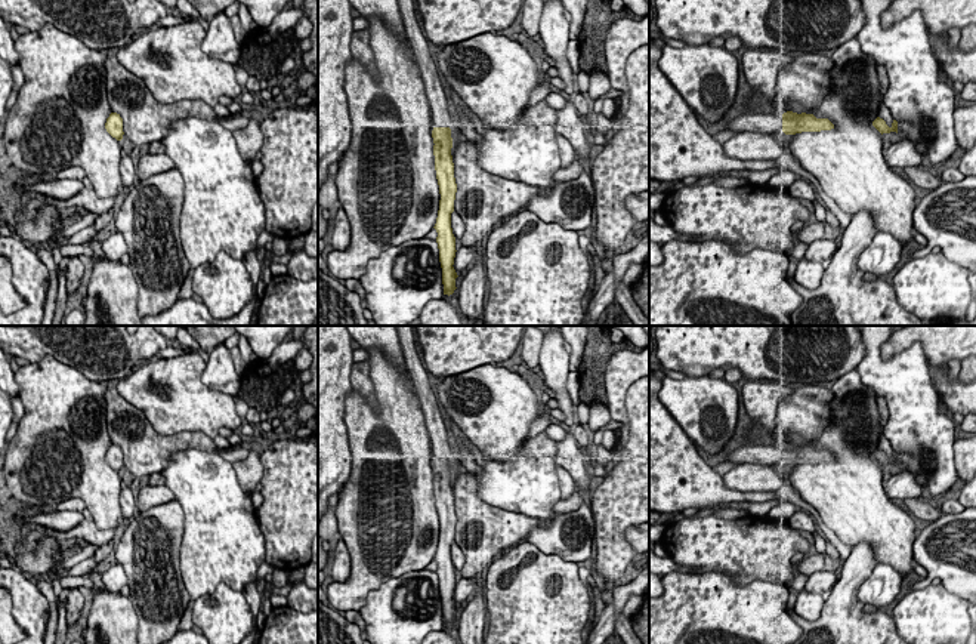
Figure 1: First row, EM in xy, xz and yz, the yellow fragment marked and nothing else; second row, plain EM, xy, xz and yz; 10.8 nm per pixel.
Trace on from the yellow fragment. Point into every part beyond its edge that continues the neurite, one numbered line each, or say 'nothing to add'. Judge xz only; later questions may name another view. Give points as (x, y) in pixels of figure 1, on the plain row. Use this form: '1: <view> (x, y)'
1: xz (416, 369)

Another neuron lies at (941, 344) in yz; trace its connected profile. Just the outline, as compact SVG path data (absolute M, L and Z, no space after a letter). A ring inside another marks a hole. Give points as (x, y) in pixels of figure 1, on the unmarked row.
M904 326L881 345L881 358L889 360L914 342L921 343L929 366L943 369L951 360L976 357L976 326Z

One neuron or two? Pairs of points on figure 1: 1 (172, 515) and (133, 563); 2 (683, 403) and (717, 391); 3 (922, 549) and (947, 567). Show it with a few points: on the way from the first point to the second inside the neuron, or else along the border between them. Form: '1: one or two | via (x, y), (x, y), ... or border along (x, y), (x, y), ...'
1: one | via (161, 527), (157, 532), (157, 539), (145, 551)
2: one | via (692, 401), (709, 397)
3: one | via (927, 555), (935, 561), (941, 561)

